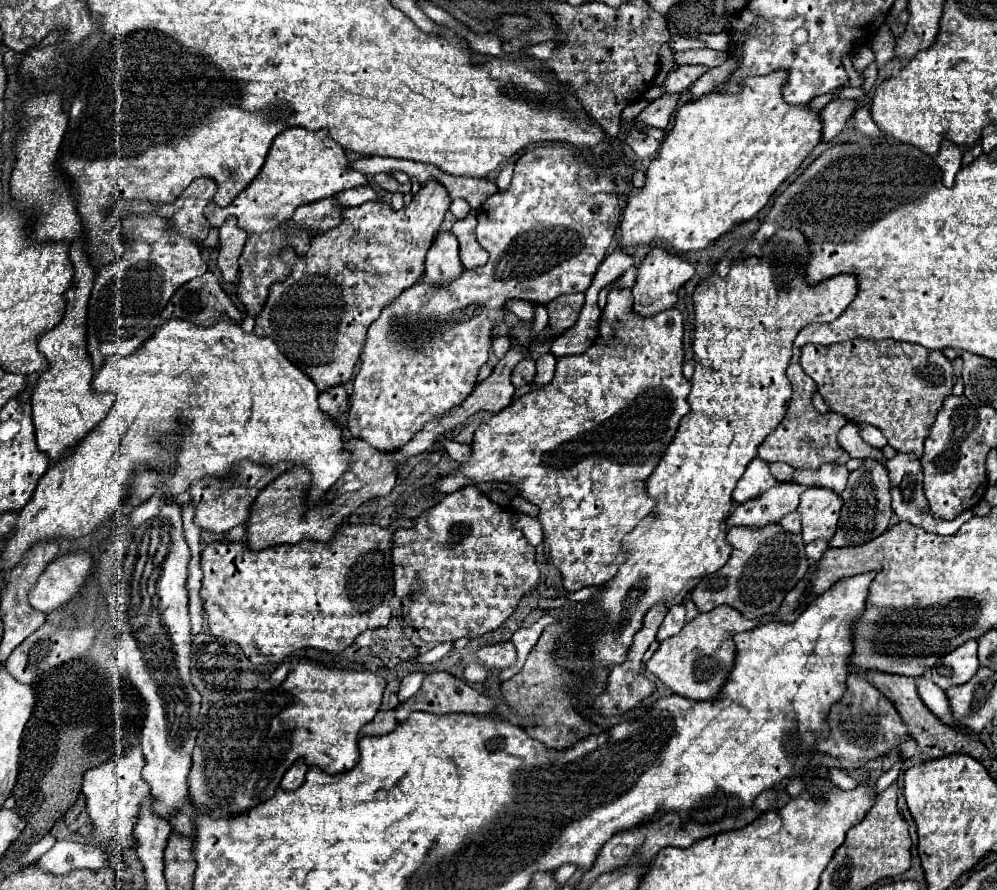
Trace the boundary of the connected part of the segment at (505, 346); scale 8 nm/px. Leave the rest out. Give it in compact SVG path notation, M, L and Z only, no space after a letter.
M492 337L492 353L494 353L498 359L502 359L508 349L510 349L508 337Z

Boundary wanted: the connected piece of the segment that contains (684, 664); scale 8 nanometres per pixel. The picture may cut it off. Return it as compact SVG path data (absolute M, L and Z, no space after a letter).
M726 605L712 609L710 613L702 613L694 621L686 623L678 635L660 643L658 651L650 657L650 661L646 661L646 671L676 695L698 701L712 699L730 673L730 663L736 653L732 635L756 625L758 621L746 621L736 609L726 609Z

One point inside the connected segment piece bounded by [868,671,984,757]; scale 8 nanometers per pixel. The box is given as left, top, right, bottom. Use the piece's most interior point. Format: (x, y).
(934, 738)

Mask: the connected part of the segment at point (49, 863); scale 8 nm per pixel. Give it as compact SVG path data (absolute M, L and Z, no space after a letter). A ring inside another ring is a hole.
M58 841L42 859L42 869L50 873L68 873L72 869L100 869L108 865L108 853L100 845Z

